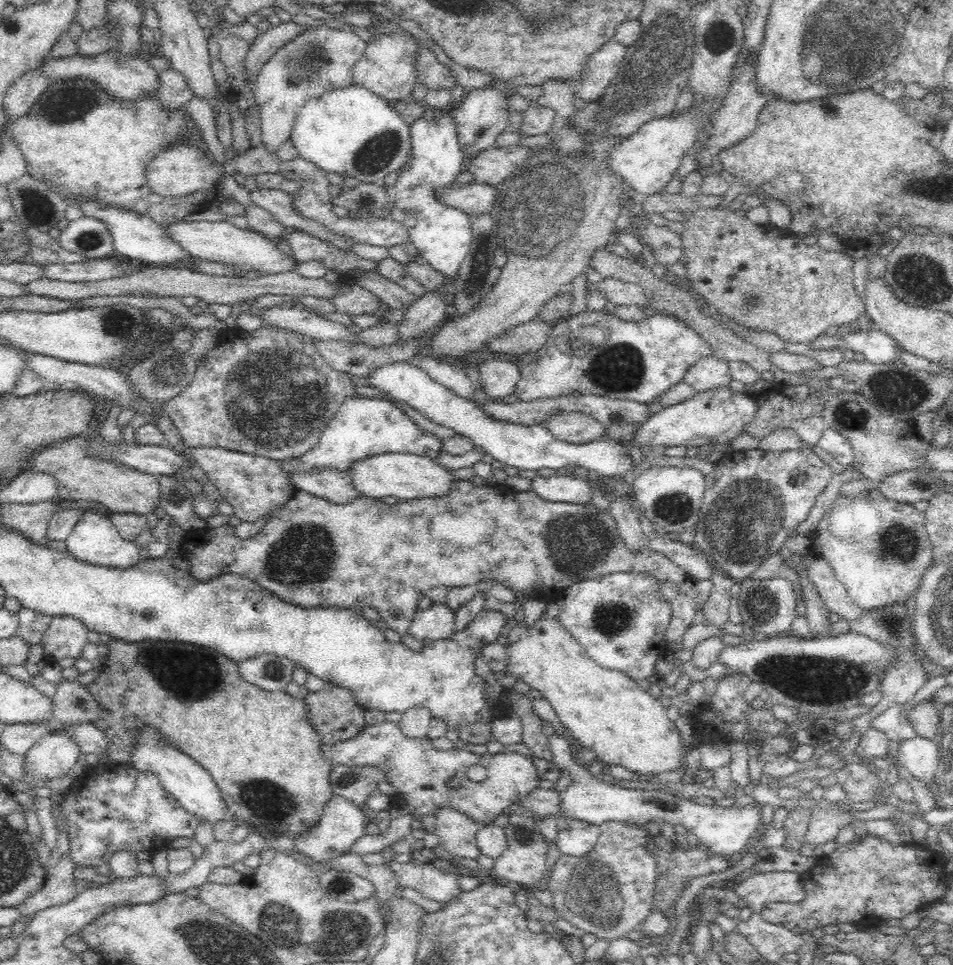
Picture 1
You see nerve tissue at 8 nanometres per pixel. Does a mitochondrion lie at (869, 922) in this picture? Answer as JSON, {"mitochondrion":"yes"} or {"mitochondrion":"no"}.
{"mitochondrion":"no"}

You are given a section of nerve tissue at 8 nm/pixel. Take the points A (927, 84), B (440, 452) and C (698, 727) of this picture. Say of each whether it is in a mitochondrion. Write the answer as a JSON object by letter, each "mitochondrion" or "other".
{"A":"other","B":"other","C":"other"}

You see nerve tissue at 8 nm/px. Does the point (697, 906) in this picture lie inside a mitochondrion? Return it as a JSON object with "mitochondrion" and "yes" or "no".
{"mitochondrion":"no"}

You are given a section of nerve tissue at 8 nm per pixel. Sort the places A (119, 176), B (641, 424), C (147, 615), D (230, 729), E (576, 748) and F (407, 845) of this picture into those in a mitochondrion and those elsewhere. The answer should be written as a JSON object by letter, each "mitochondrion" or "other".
{"A":"other","B":"other","C":"other","D":"other","E":"other","F":"other"}

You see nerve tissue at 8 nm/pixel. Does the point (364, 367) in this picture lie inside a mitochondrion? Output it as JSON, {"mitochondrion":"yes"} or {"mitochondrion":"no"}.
{"mitochondrion":"no"}

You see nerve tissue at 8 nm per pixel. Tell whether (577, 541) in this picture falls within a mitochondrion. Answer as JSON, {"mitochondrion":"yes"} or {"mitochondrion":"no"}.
{"mitochondrion":"yes"}

